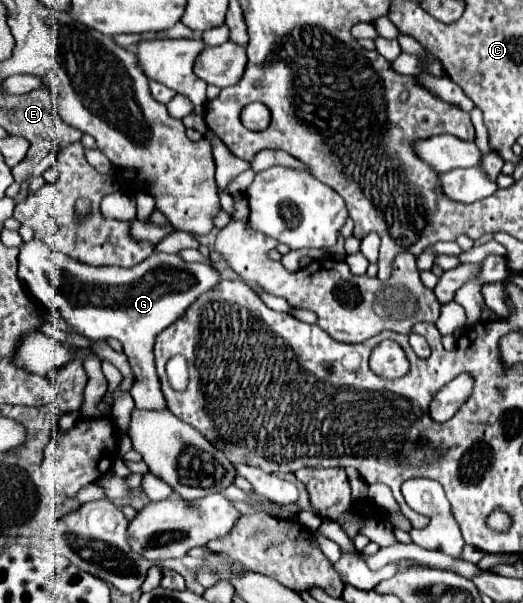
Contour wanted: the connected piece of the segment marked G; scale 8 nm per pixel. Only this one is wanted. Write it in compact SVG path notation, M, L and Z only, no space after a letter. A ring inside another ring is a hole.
M39 239L21 245L19 277L35 299L57 311L67 321L71 331L89 339L113 337L123 343L125 355L129 357L129 365L135 373L131 397L137 409L167 407L153 363L155 337L177 321L199 295L211 291L223 279L213 265L187 263L169 253L153 253L133 267L93 267L55 251ZM57 263L63 267L57 267Z

